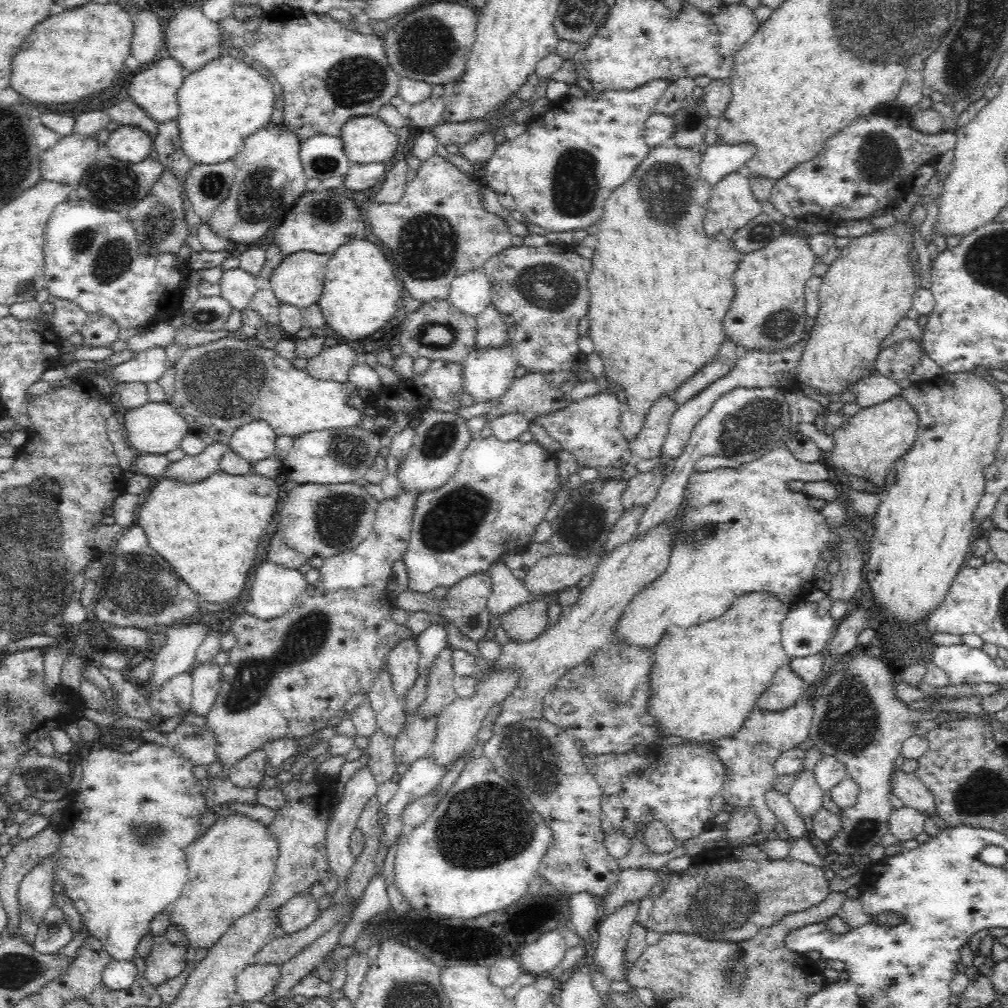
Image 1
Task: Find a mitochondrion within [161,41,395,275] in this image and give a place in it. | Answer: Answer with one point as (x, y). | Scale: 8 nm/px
(357, 80)

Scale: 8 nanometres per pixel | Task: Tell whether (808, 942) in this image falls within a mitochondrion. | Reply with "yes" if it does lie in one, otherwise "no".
no

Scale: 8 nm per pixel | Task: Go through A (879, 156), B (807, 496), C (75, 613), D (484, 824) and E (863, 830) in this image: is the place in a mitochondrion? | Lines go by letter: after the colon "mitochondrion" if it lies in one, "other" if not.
A: mitochondrion
B: other
C: mitochondrion
D: mitochondrion
E: mitochondrion

